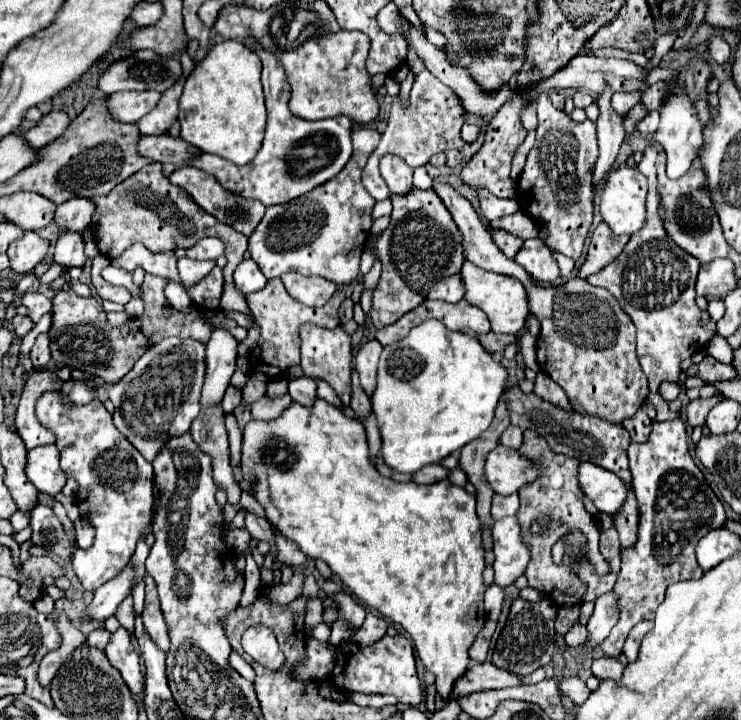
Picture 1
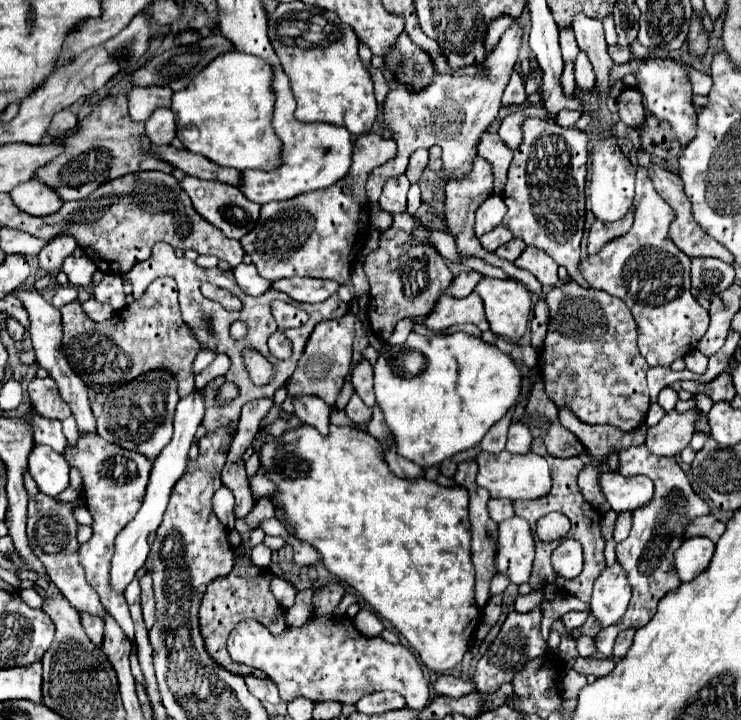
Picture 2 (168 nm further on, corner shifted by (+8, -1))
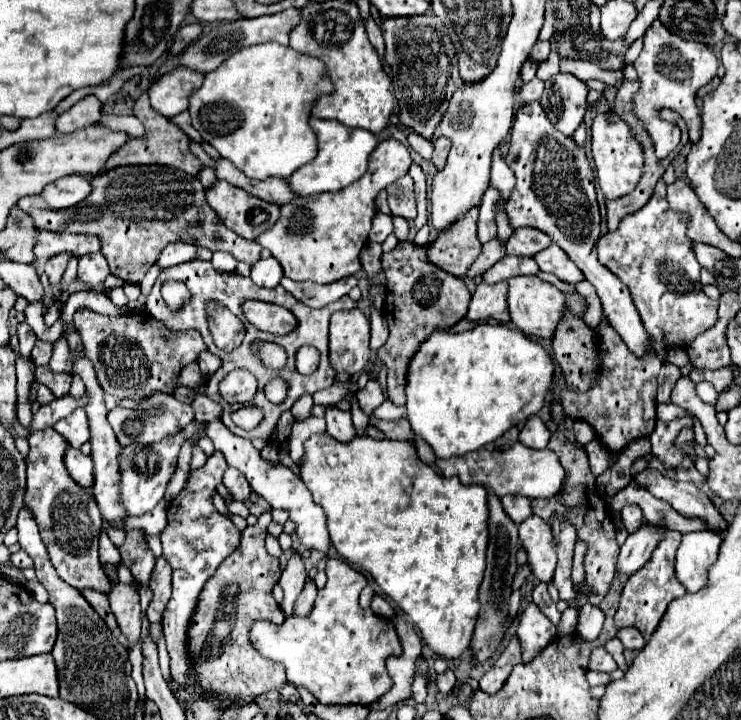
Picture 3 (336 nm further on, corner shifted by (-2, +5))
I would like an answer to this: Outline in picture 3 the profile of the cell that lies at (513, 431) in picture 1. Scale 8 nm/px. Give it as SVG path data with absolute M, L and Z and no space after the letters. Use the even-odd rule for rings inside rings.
M532 416L526 426L520 430L520 442L528 448L546 448L550 438L550 430L538 416Z

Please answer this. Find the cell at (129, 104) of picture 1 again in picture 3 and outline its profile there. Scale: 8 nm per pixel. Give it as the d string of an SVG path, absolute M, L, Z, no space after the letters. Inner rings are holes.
M174 68L172 72L162 74L148 88L148 98L152 110L172 118L188 108L188 94L196 92L202 86L202 74L192 70Z

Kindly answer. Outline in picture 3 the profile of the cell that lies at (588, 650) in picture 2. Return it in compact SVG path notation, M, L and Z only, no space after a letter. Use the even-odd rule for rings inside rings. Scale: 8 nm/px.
M610 638L610 640L606 640L604 644L602 644L602 648L604 650L608 650L610 654L612 654L612 658L618 662L618 668L620 670L626 670L626 662L624 662L624 656L622 656L622 652L624 652L624 646L622 646L622 642L620 642L620 638Z

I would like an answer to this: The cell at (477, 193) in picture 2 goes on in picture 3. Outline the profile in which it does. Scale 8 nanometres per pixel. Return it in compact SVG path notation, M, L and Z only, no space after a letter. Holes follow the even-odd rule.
M478 206L460 214L460 218L456 218L456 222L452 222L448 230L440 232L436 242L430 244L430 262L436 262L436 266L454 276L464 276L482 252L482 244L476 234L476 222Z

